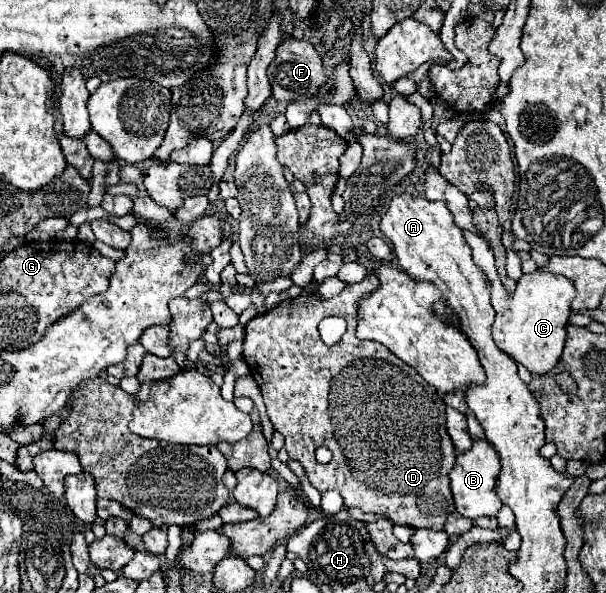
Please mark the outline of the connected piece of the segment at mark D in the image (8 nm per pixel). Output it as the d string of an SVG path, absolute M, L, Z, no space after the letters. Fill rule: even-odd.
M372 272L368 274L362 282L356 282L356 284L348 284L338 296L330 298L330 300L324 300L322 296L318 294L300 294L298 298L286 298L284 302L280 302L276 308L272 308L270 312L262 314L262 316L256 316L248 322L246 326L246 338L244 338L244 360L246 364L250 366L252 370L252 378L258 382L260 390L262 390L262 396L264 396L264 404L268 408L268 416L274 424L274 428L286 438L286 450L290 454L290 458L298 460L308 478L310 478L310 484L318 490L318 492L326 492L326 490L336 490L340 492L340 496L344 498L344 504L348 508L360 508L362 512L366 514L376 514L376 516L386 516L388 520L392 520L394 524L406 524L410 528L428 528L428 530L444 530L444 524L446 524L446 518L448 514L454 512L454 500L452 500L452 492L450 492L450 470L454 468L456 464L456 448L452 444L452 438L448 436L446 432L446 404L442 400L442 396L436 392L436 388L432 384L428 384L412 366L408 366L406 362L402 362L396 354L392 354L386 346L382 346L380 342L372 342L372 340L358 340L356 338L356 322L358 322L358 306L360 306L360 300L372 292L376 292L380 288L380 280L378 276ZM326 316L342 316L346 322L348 322L348 328L346 328L346 334L342 336L340 342L336 342L334 346L326 346L322 340L320 340L320 334L318 334L318 322ZM318 446L326 446L330 452L332 452L332 460L330 464L320 464L316 458L314 458L314 450Z

